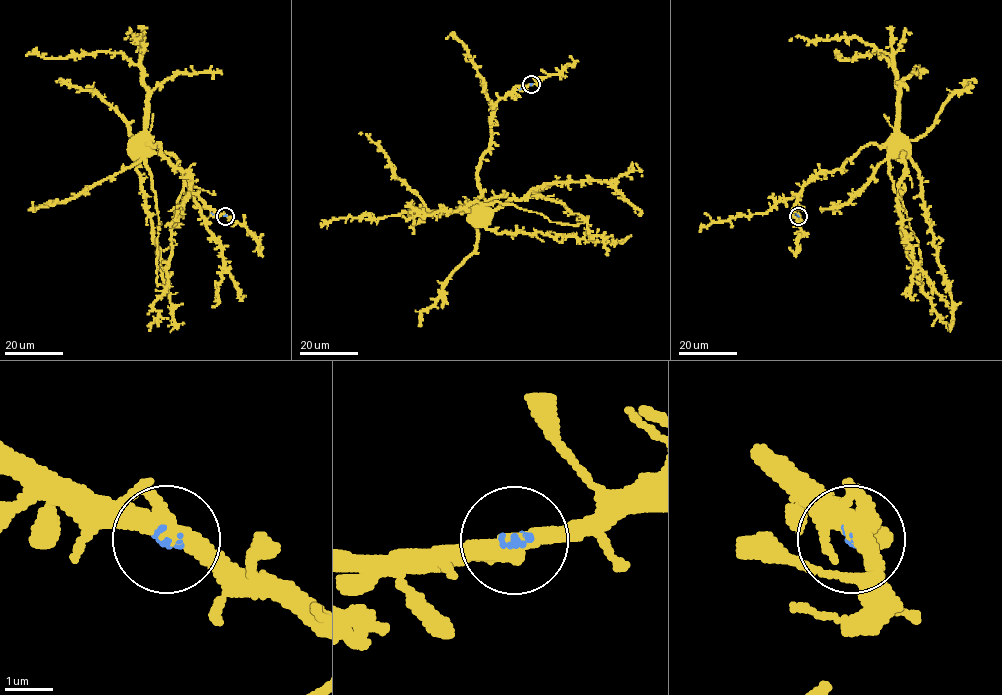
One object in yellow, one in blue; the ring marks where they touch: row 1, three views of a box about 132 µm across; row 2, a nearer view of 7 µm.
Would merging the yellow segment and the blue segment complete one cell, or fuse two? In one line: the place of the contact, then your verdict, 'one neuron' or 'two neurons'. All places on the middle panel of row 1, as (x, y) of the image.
(531, 84) | one neuron

